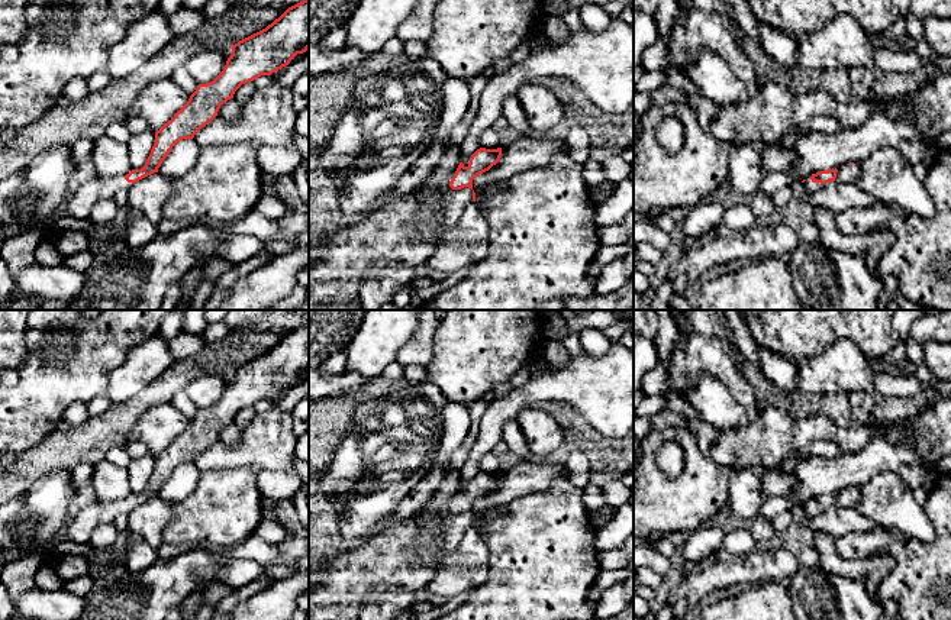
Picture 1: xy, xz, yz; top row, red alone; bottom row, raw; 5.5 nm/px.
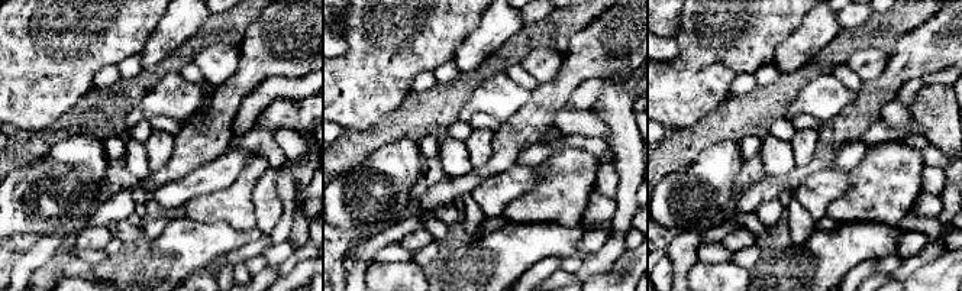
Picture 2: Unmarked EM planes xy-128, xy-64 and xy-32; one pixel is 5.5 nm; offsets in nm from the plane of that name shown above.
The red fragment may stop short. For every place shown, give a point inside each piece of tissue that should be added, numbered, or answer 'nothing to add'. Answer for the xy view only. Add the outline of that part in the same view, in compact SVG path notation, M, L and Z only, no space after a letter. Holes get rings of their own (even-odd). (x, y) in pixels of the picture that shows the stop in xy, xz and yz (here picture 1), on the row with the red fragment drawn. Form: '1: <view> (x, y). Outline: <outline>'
1: xy (79, 204). Outline: M99 177L68 194L62 211L75 219L88 219L96 203L113 200L119 190L130 187L132 183L128 183L125 177Z

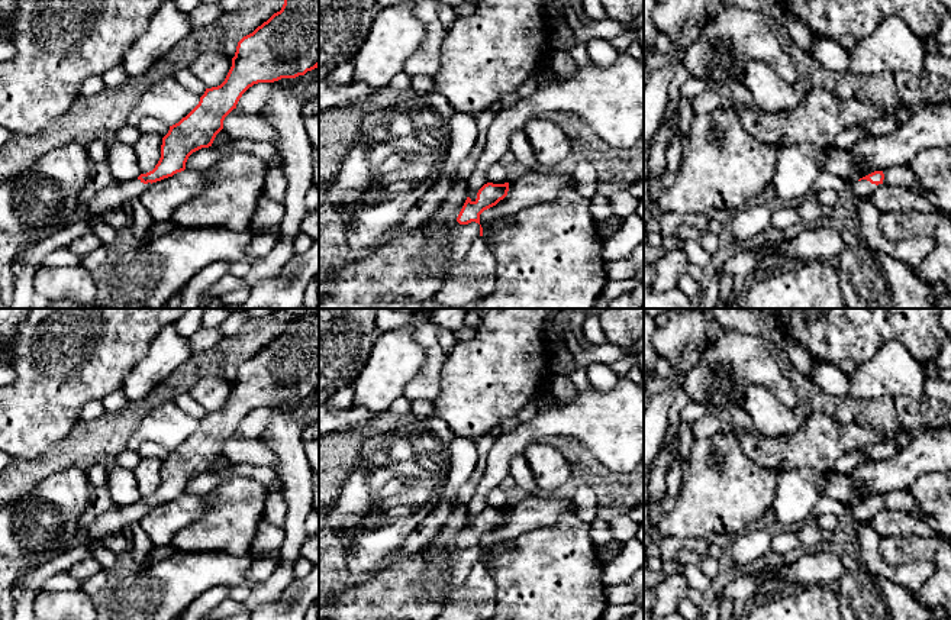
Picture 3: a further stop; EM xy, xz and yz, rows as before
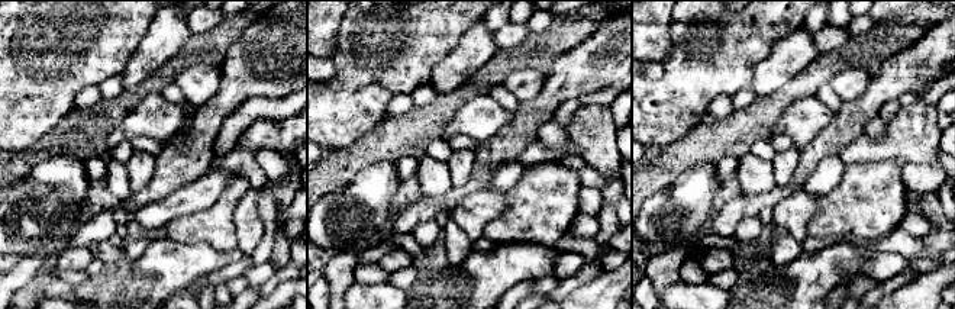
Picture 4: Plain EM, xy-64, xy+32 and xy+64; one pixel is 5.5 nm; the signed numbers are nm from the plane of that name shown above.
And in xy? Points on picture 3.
1: xy (115, 196). Outline: M141 180L119 181L117 184L103 188L88 201L88 214L103 214L104 211L123 206L132 198L139 198L149 188L151 183L144 184Z

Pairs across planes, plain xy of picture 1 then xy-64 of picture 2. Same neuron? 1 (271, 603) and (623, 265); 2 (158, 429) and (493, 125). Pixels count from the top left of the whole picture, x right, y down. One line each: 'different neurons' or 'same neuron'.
1: same neuron
2: different neurons

